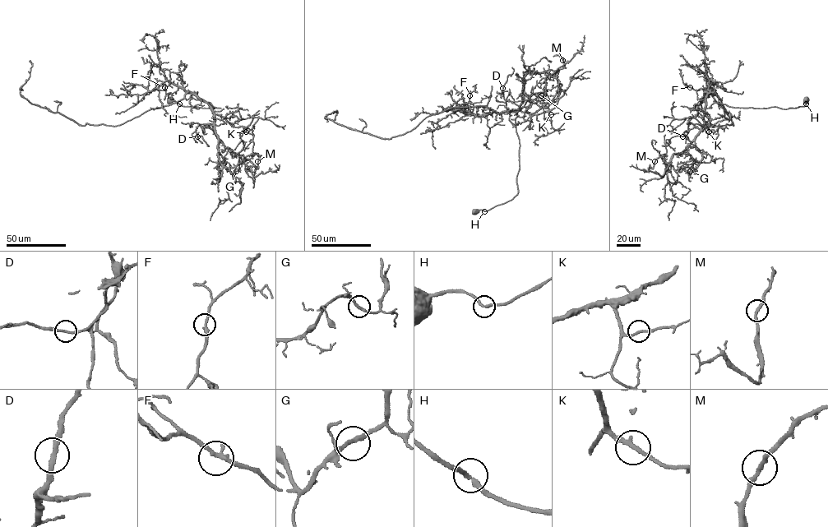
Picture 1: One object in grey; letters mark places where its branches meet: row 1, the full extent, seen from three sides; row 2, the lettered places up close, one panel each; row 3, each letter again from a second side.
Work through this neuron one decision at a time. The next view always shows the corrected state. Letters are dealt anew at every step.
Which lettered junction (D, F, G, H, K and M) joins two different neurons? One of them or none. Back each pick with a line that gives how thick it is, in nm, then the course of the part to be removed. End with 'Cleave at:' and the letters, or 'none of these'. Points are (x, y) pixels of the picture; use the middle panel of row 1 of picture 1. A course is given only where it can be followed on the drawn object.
Cleave at: none of these

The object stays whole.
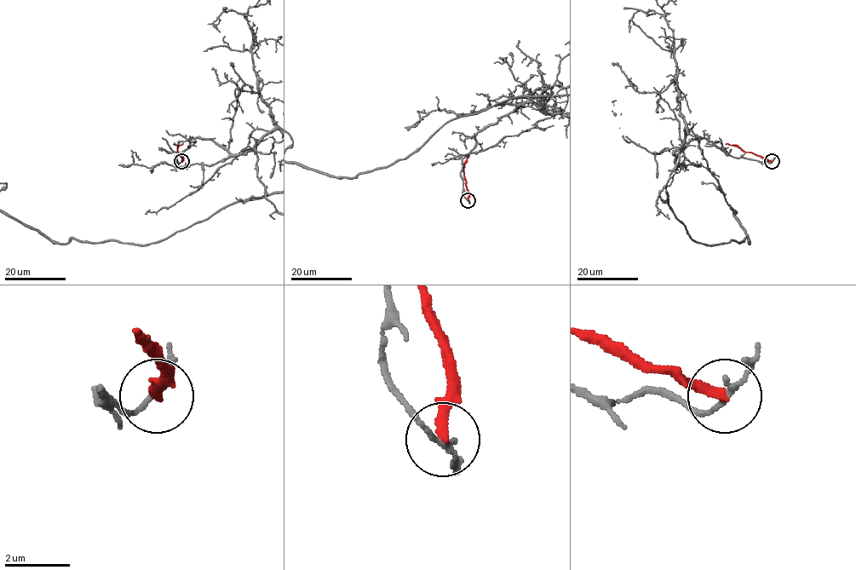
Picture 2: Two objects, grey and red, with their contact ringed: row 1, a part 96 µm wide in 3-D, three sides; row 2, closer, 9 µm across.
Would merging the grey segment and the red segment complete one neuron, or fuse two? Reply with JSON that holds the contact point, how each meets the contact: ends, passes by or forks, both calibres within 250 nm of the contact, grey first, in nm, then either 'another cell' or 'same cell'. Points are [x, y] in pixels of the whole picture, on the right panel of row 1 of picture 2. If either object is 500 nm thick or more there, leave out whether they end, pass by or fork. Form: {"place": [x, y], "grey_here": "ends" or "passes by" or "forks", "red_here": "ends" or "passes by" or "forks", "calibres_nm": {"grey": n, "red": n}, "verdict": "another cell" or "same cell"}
{"place": [772, 161], "grey_here": "passes by", "red_here": "ends", "calibres_nm": {"grey": 150, "red": 320}, "verdict": "another cell"}

